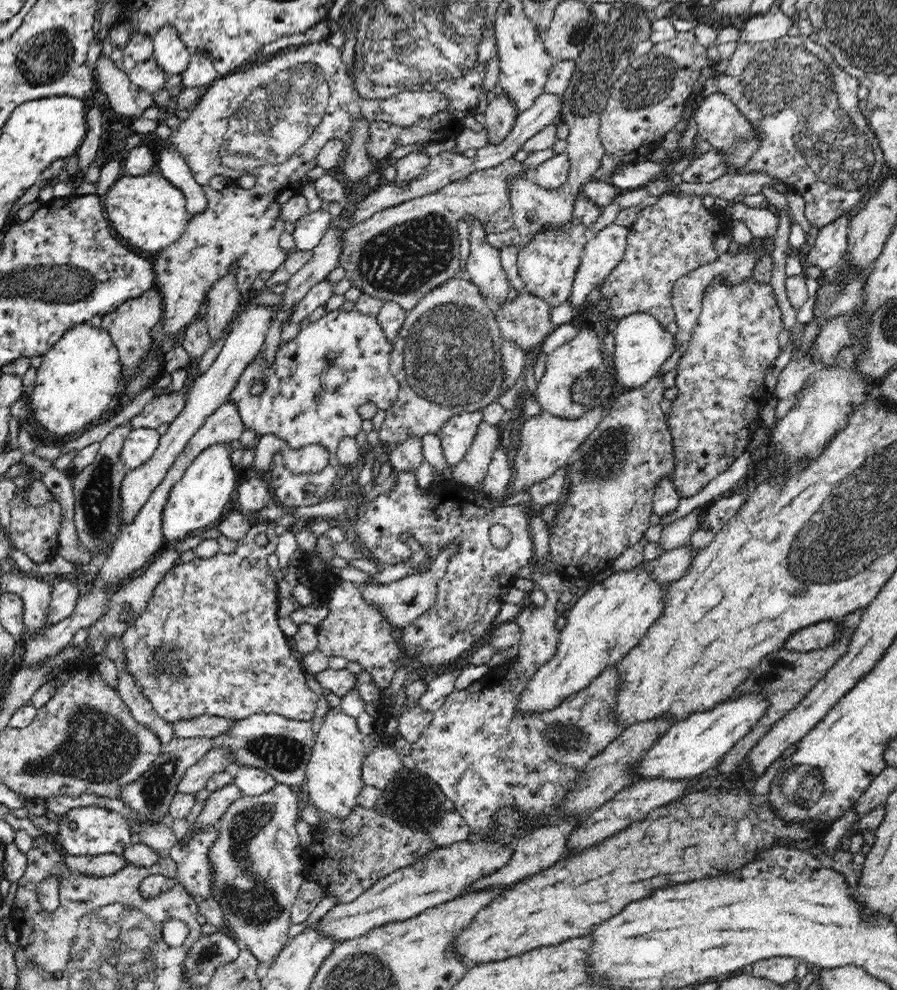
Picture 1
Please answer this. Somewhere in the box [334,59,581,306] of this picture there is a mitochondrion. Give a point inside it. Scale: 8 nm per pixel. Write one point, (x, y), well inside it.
(403, 259)

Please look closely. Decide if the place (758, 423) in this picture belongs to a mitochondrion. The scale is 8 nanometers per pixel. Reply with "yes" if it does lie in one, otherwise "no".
no

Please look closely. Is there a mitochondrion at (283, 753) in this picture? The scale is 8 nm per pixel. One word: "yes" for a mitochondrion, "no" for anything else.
yes

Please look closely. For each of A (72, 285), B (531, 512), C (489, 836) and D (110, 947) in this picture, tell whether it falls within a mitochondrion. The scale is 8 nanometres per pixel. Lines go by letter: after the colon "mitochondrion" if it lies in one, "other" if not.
A: mitochondrion
B: other
C: other
D: mitochondrion

